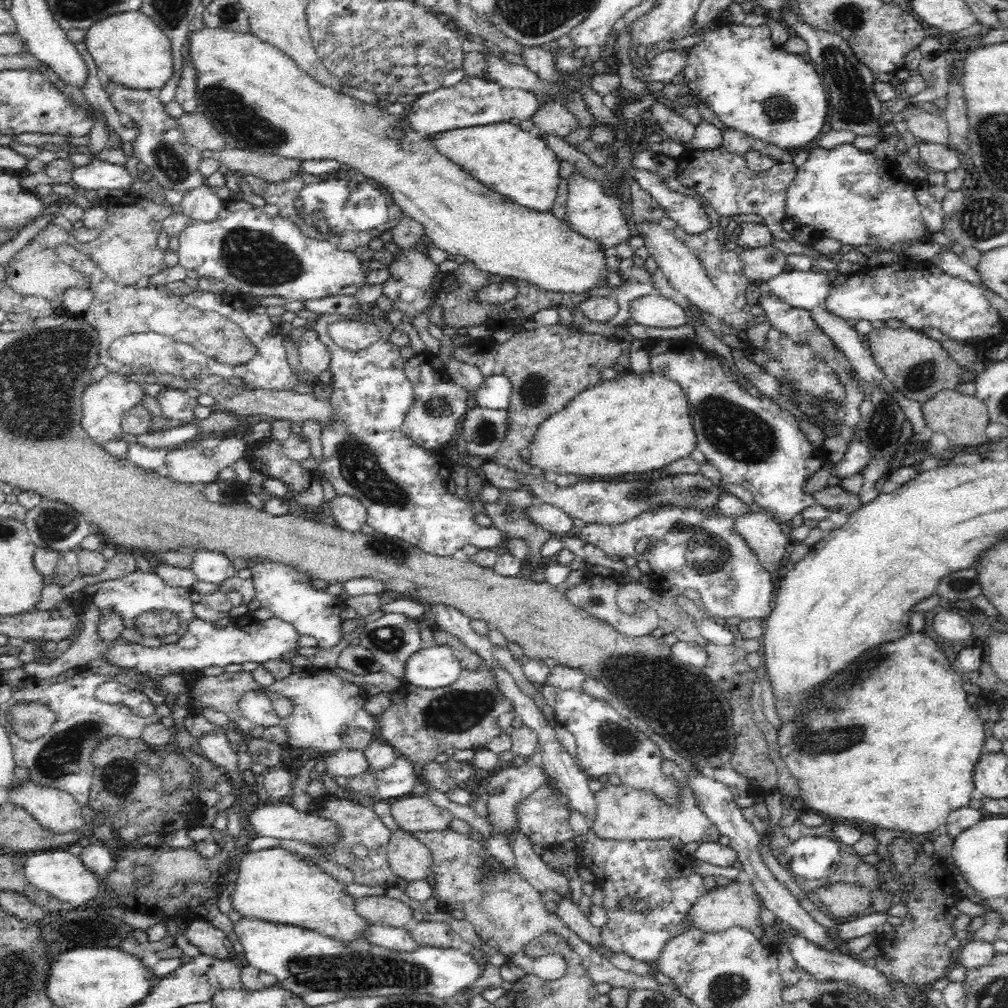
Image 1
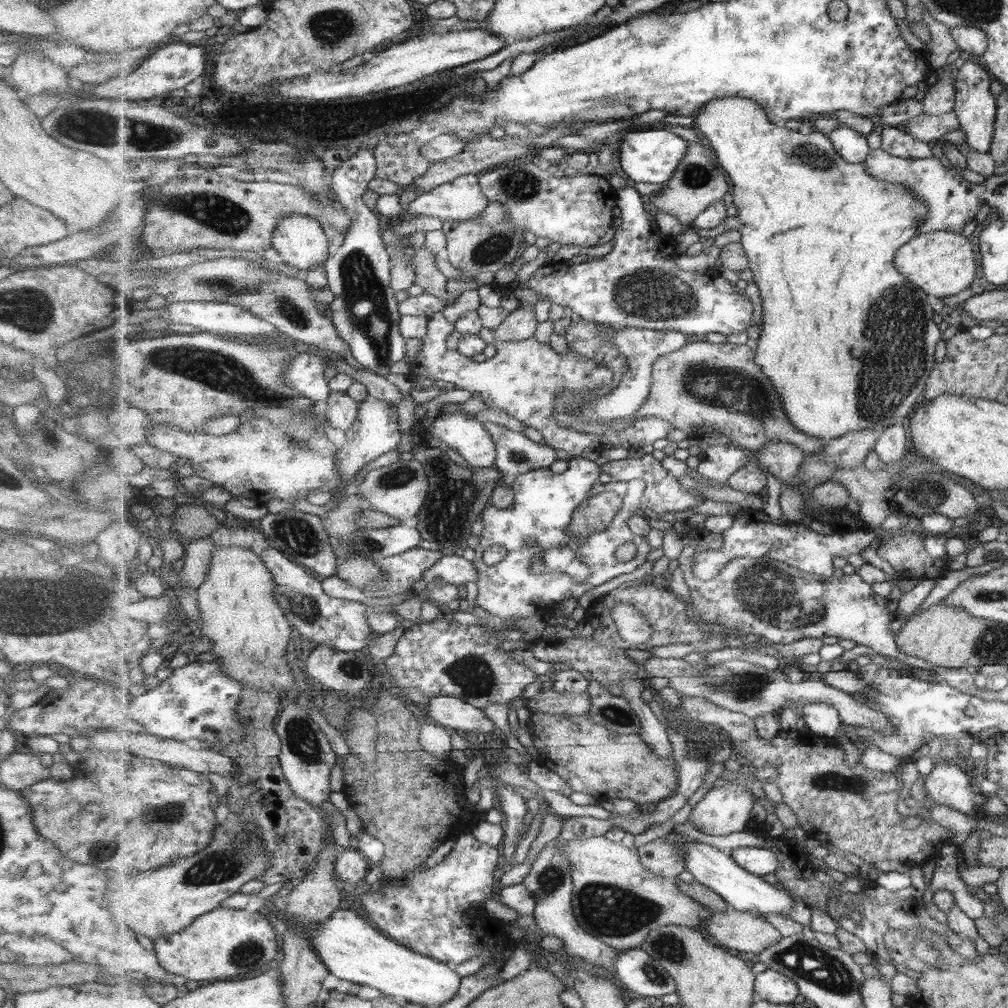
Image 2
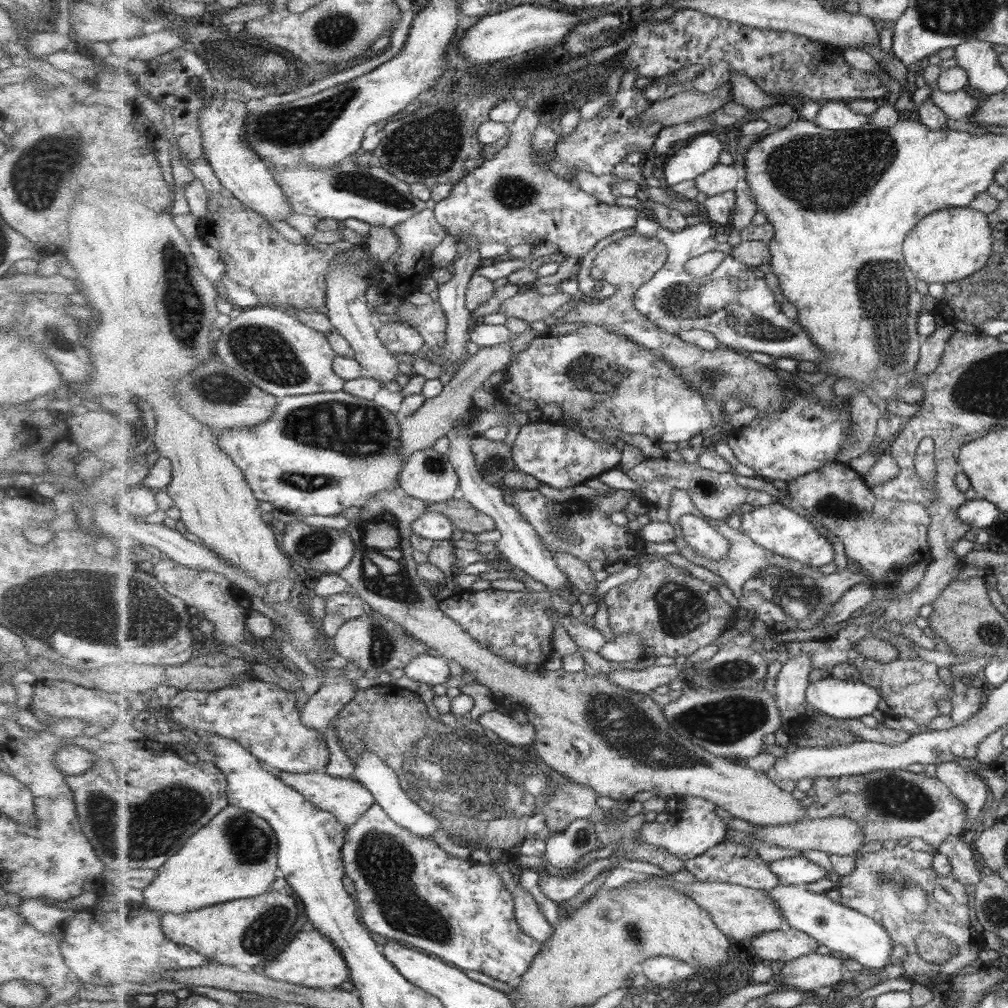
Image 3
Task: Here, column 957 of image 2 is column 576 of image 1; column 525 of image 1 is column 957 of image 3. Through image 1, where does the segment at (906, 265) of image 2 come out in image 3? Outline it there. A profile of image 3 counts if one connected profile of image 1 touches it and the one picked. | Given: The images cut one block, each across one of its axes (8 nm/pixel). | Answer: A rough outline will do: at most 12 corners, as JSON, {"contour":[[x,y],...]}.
{"contour":[[947,208],[904,243],[927,284],[954,283],[993,254],[989,216]]}

